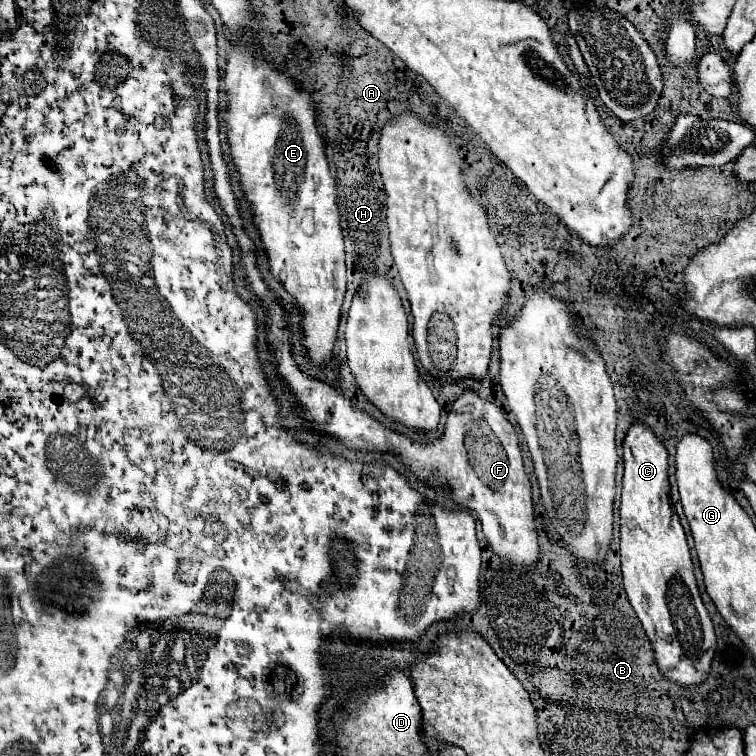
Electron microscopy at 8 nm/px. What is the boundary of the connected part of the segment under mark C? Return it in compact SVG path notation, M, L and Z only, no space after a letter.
M634 423L624 439L620 559L624 591L652 643L656 667L680 687L702 685L716 653L714 625L696 587L684 529L670 505L668 453L658 437L640 423Z

